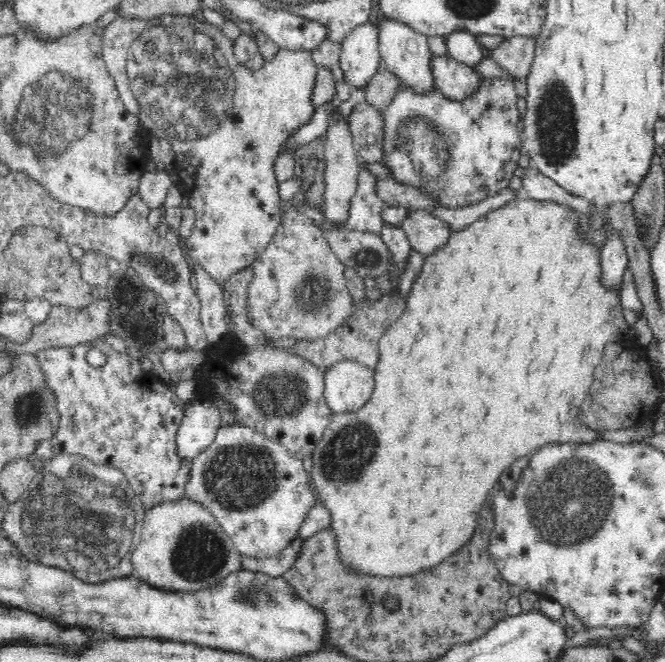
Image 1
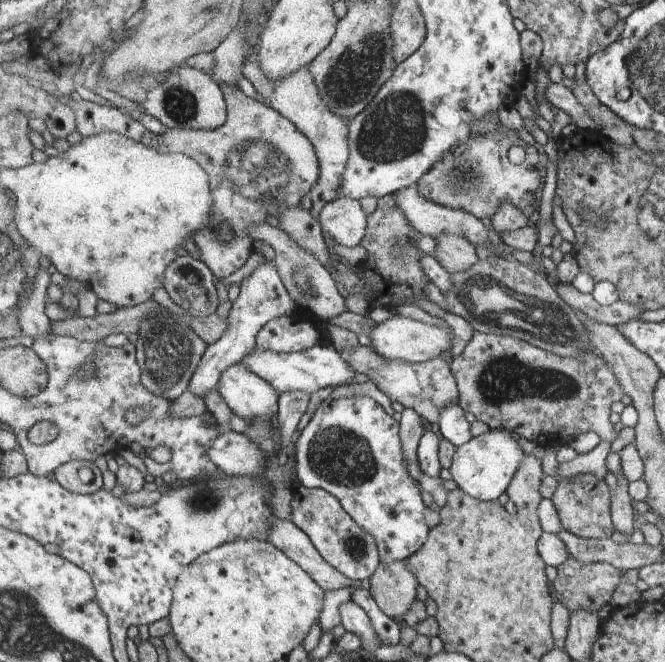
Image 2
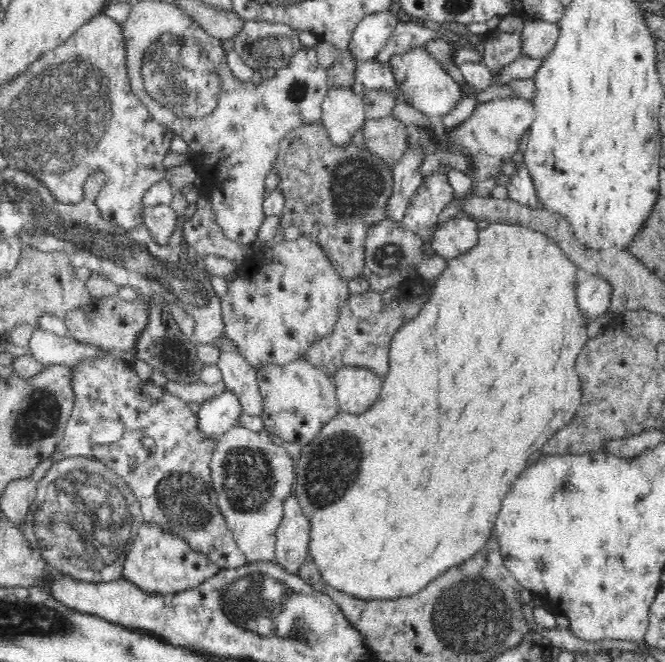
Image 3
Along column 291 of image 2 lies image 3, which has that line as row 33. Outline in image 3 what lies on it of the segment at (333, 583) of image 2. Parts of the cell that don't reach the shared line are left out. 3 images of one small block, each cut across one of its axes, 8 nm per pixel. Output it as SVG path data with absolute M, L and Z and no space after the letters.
M526 20L520 33L520 56L541 60L558 38L558 25L542 20Z

